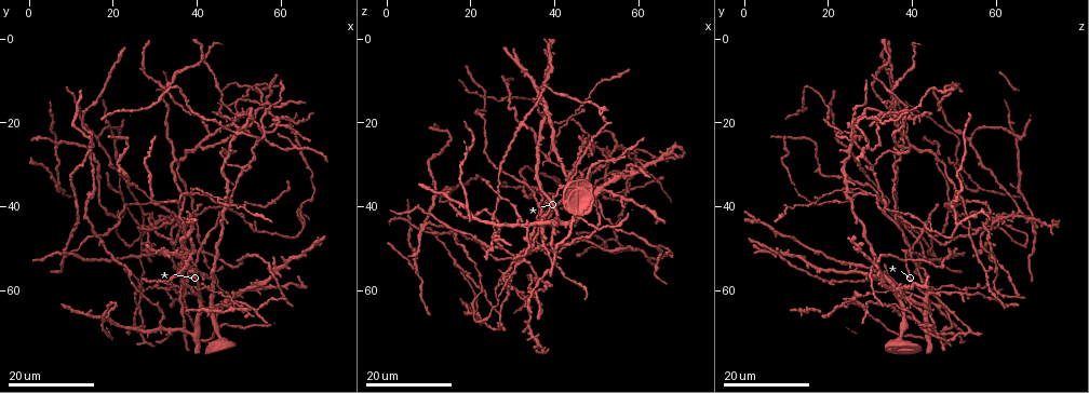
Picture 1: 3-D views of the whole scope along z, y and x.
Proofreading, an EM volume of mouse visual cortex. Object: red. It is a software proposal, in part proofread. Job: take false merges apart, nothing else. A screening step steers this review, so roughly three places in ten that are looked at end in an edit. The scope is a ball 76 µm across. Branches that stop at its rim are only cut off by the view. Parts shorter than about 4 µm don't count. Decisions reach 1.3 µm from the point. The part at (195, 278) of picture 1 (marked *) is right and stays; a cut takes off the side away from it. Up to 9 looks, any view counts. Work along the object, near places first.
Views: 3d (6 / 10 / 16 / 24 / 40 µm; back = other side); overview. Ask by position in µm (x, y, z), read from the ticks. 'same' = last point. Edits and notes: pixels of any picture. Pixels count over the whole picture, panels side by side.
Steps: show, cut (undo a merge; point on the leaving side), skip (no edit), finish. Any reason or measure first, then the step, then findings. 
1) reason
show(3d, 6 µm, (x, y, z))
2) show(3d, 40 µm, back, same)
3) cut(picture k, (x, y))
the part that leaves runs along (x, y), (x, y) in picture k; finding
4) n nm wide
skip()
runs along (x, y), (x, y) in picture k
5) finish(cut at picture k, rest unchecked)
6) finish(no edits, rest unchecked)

branch point
show(3d, 24 µm, (54.0, 12.5, 48.5))

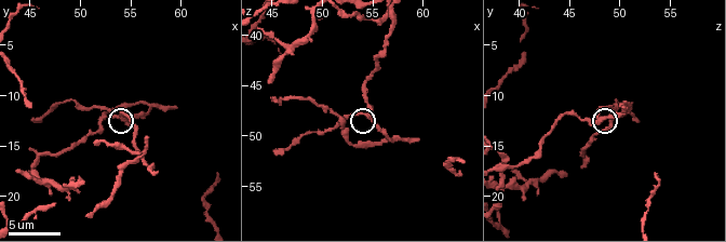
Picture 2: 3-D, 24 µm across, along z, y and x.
zoom in
show(3d, 6 µm, (54.4, 12.2, 47.8))

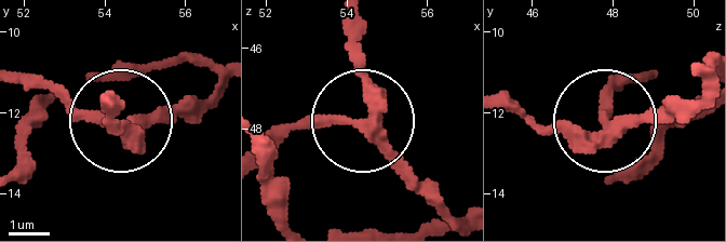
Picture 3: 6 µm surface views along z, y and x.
260 nm wide
skip()
runs along (352, 25), (370, 108), (273, 129) in picture 3; all the same neuron

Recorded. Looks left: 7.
show(3d, 24 µm, (36.5, 45.0, 41.5))

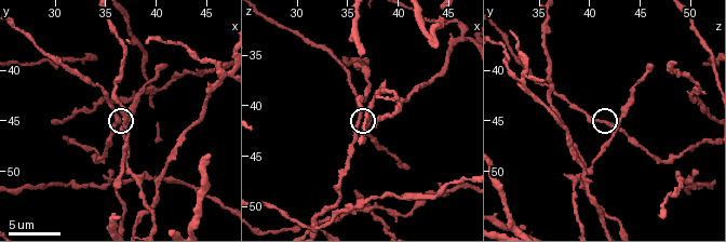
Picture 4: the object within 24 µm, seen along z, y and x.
show(3d, 6 µm, (36.2, 45.4, 41.8))

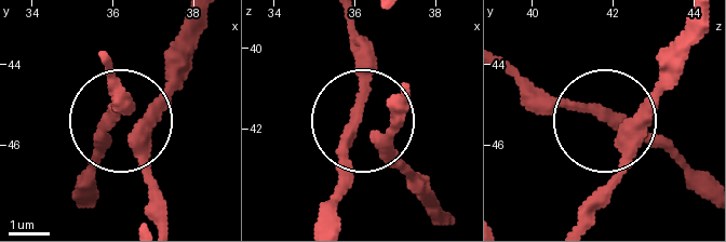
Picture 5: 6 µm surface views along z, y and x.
side arm 57 µm
skip()
runs along (163, 220), (115, 90) in picture 5; one neuron here

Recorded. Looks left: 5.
looks like a crossing
show(3d, 24 µm, (38.5, 36.0, 29.0))

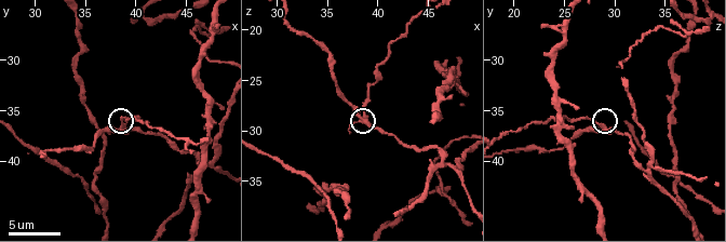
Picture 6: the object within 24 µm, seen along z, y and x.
closer look
show(3d, 6 µm, (38.6, 36.6, 28.6))

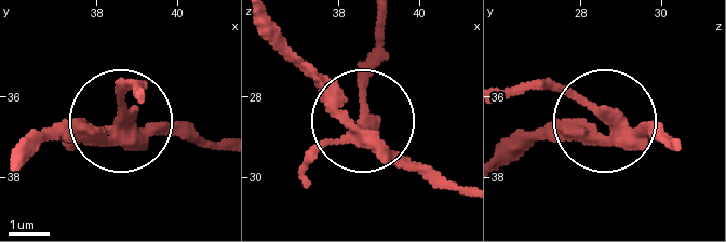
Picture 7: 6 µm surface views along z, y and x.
cut(picture 7, (306, 157))
the part that leaves runs along (370, 135), (363, 88), (380, 25) in picture 7; two neurons meet here

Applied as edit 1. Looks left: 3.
show(overview)

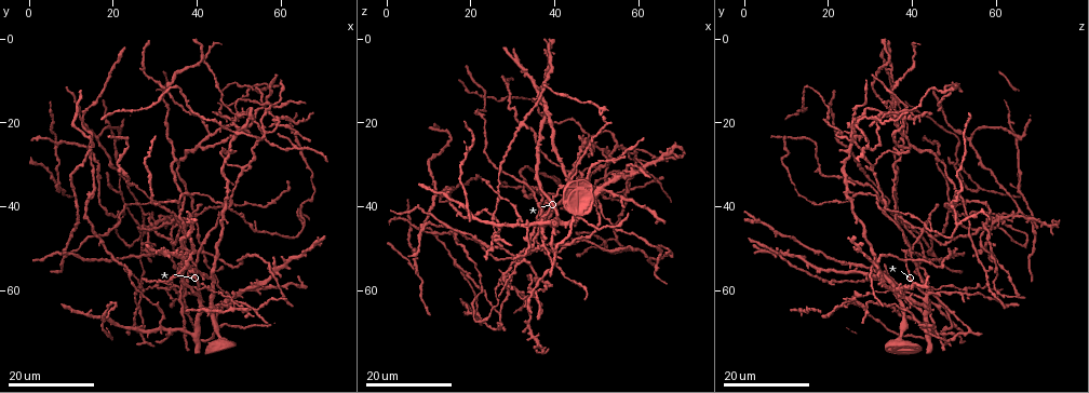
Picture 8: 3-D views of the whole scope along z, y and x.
four arms meet
show(3d, 16 µm, (37.6, 50.2, 40.0))

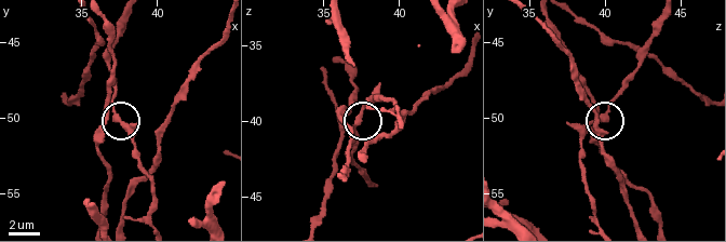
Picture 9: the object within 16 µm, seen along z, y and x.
zoom in
show(3d, 6 µm, (37.4, 50.0, 39.6))

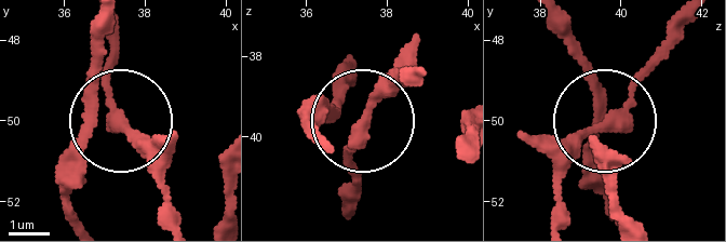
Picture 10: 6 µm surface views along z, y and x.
270 nm wide
skip()
one neuron here

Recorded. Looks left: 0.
finish(cut at picture 7, rest unchecked)

